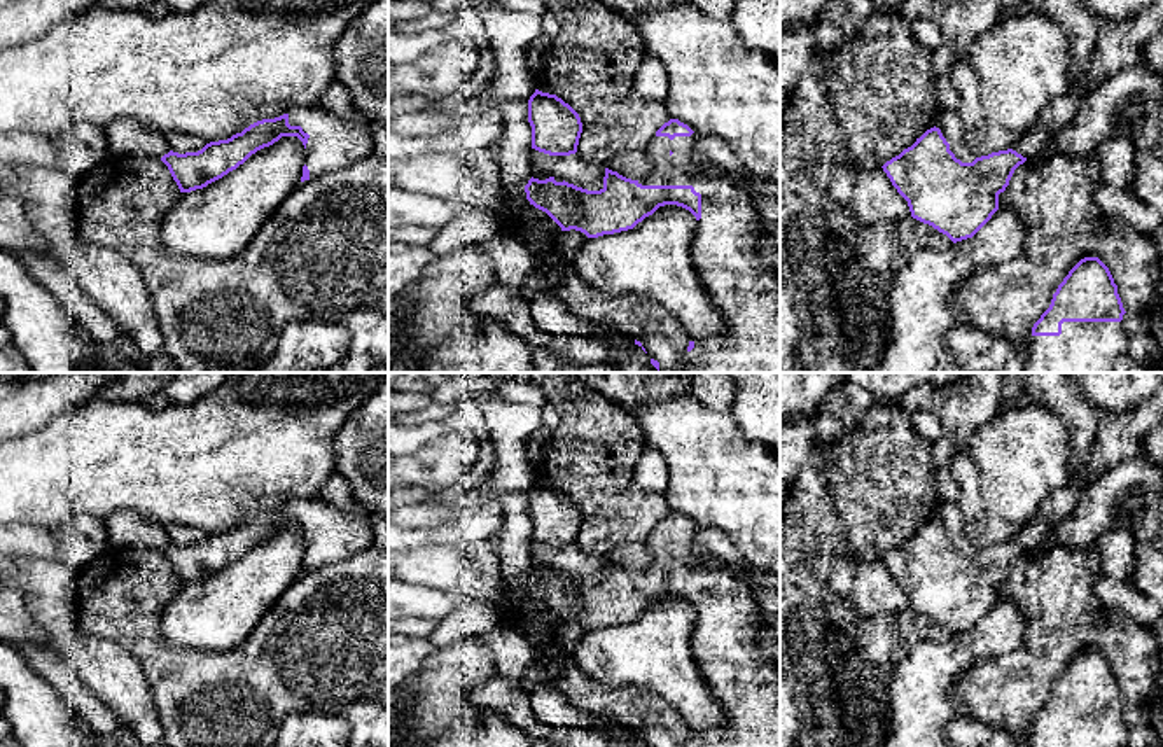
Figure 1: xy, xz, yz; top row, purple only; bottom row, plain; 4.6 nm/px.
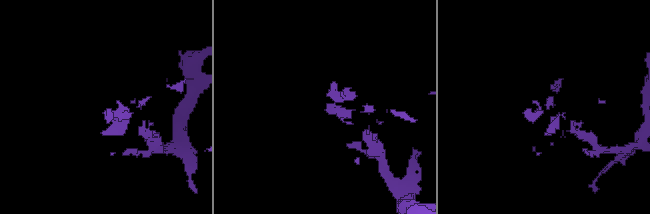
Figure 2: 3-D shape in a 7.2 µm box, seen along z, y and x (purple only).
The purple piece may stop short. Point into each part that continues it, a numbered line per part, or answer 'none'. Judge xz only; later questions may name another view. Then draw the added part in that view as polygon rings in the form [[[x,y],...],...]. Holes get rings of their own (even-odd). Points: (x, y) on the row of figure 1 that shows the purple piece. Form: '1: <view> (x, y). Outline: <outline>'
1: xz (747, 293). Outline: [[[694,133],[691,136],[675,136],[673,140],[670,140],[668,136],[652,136],[649,143],[645,145],[647,156],[649,156],[649,171],[644,178],[638,180],[638,184],[642,185],[693,185],[694,191],[701,194],[701,219],[698,220],[698,226],[696,226],[696,240],[693,245],[693,262],[698,271],[698,278],[701,285],[705,287],[708,297],[722,313],[728,331],[719,338],[694,341],[694,348],[691,352],[686,352],[684,355],[682,373],[780,373],[780,278],[776,276],[775,271],[771,271],[761,262],[756,250],[756,243],[759,236],[759,222],[757,222],[759,213],[749,192],[735,187],[729,177],[724,173],[724,170],[721,170],[715,164],[701,163],[694,159],[694,143],[696,143]]]

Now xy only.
1: xy (334, 142). Outline: [[[297,107],[287,114],[290,126],[301,126],[310,135],[304,149],[310,178],[320,178],[373,154],[373,122],[357,110],[353,117],[338,117],[322,107]]]

